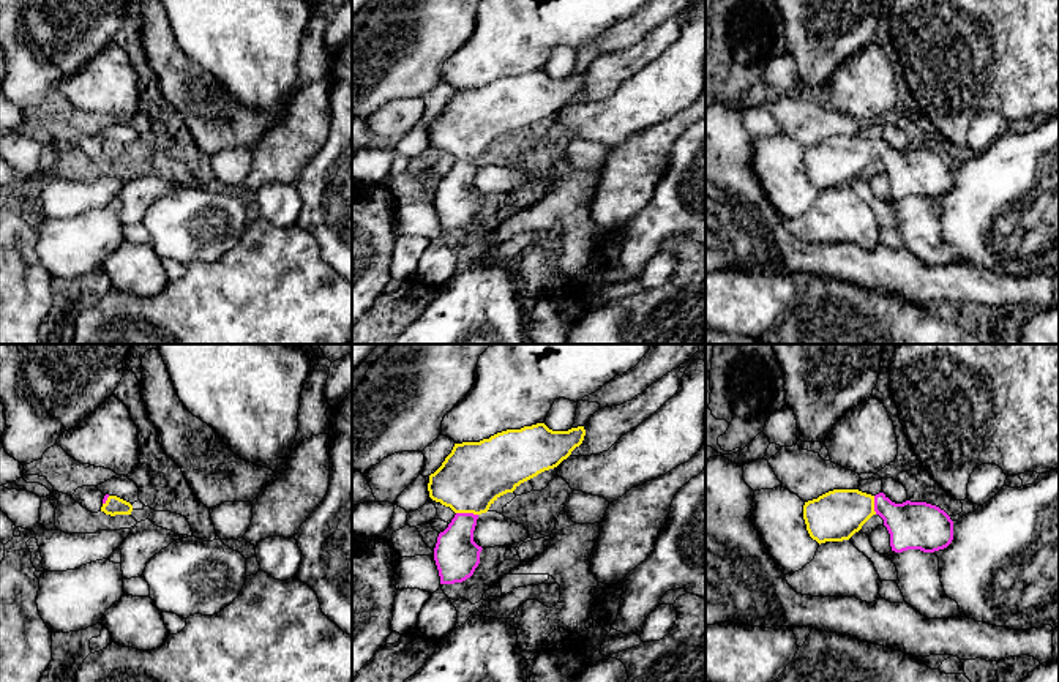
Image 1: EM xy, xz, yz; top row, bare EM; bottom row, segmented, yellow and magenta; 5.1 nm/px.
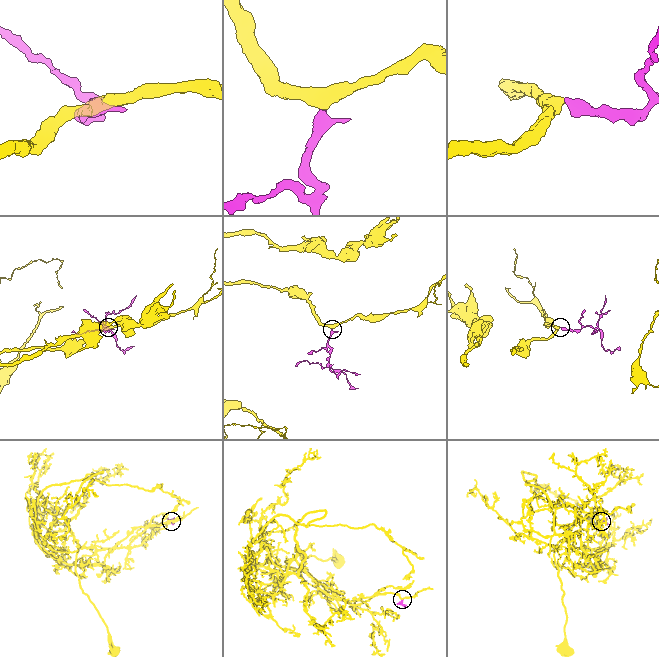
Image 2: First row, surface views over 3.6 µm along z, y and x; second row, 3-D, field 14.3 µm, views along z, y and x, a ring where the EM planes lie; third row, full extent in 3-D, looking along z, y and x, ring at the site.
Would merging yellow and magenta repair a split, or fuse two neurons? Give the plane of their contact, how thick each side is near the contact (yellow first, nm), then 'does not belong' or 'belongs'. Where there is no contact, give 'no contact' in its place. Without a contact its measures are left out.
xz | 320/220 nm | belongs

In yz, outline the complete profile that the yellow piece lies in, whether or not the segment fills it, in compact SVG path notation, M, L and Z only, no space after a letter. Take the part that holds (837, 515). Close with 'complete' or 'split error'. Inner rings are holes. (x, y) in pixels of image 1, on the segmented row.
M833 489L803 505L806 530L819 545L849 540L873 515L884 519L895 553L934 553L953 540L950 516L926 502L895 504L884 493L871 496L859 489Z; split error

